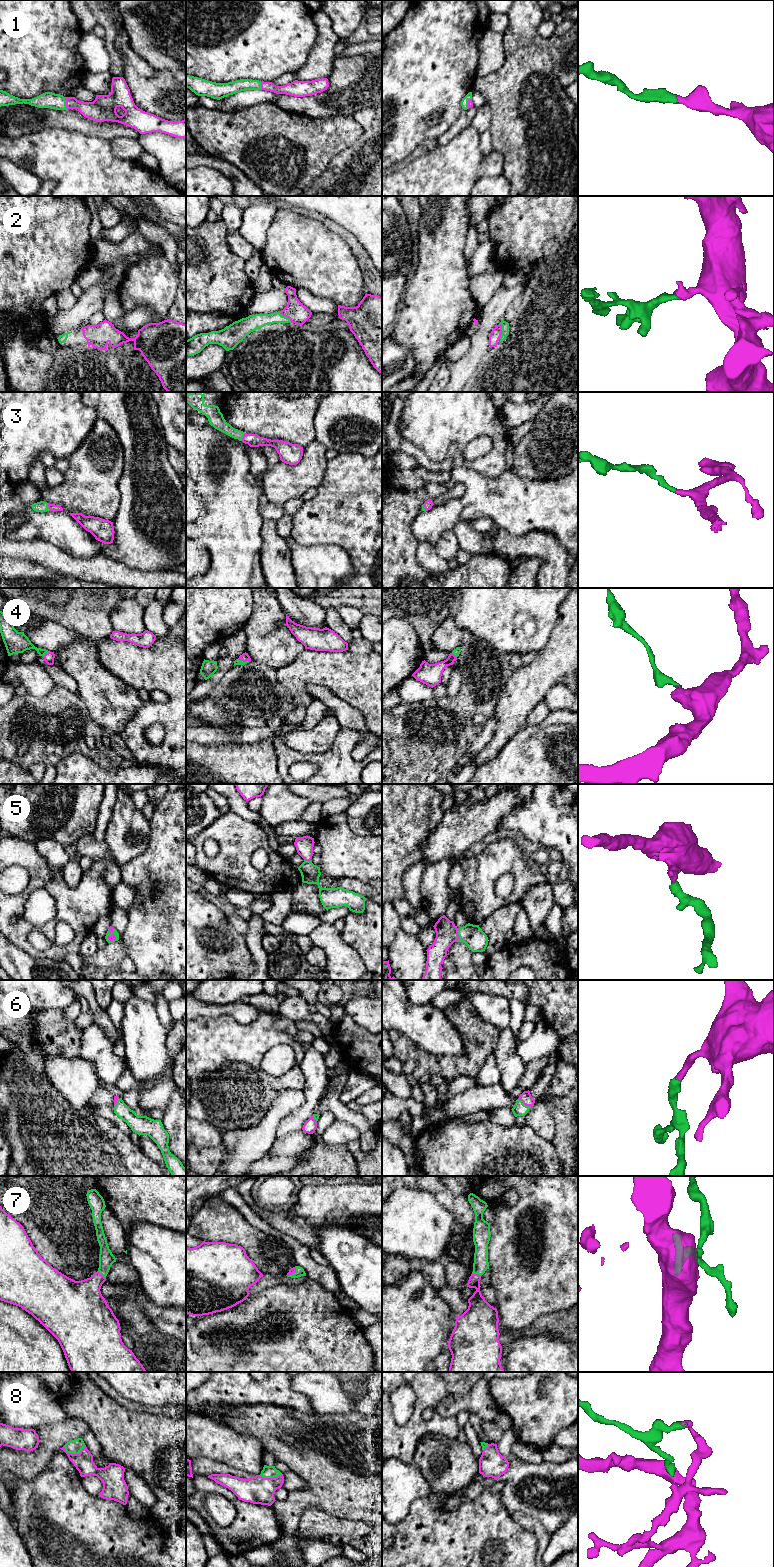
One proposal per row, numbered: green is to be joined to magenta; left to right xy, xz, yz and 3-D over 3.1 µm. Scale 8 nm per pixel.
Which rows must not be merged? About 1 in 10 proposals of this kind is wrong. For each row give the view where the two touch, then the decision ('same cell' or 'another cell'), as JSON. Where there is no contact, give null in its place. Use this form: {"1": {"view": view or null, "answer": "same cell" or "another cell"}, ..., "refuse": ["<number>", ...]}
{"1": {"view": "xy", "answer": "same cell"}, "2": {"view": "yz", "answer": "same cell"}, "3": {"view": "xy", "answer": "same cell"}, "4": {"view": "xz", "answer": "same cell"}, "5": {"view": "yz", "answer": "same cell"}, "6": {"view": "yz", "answer": "same cell"}, "7": {"view": "xy", "answer": "same cell"}, "8": {"view": "xy", "answer": "same cell"}, "refuse": []}

